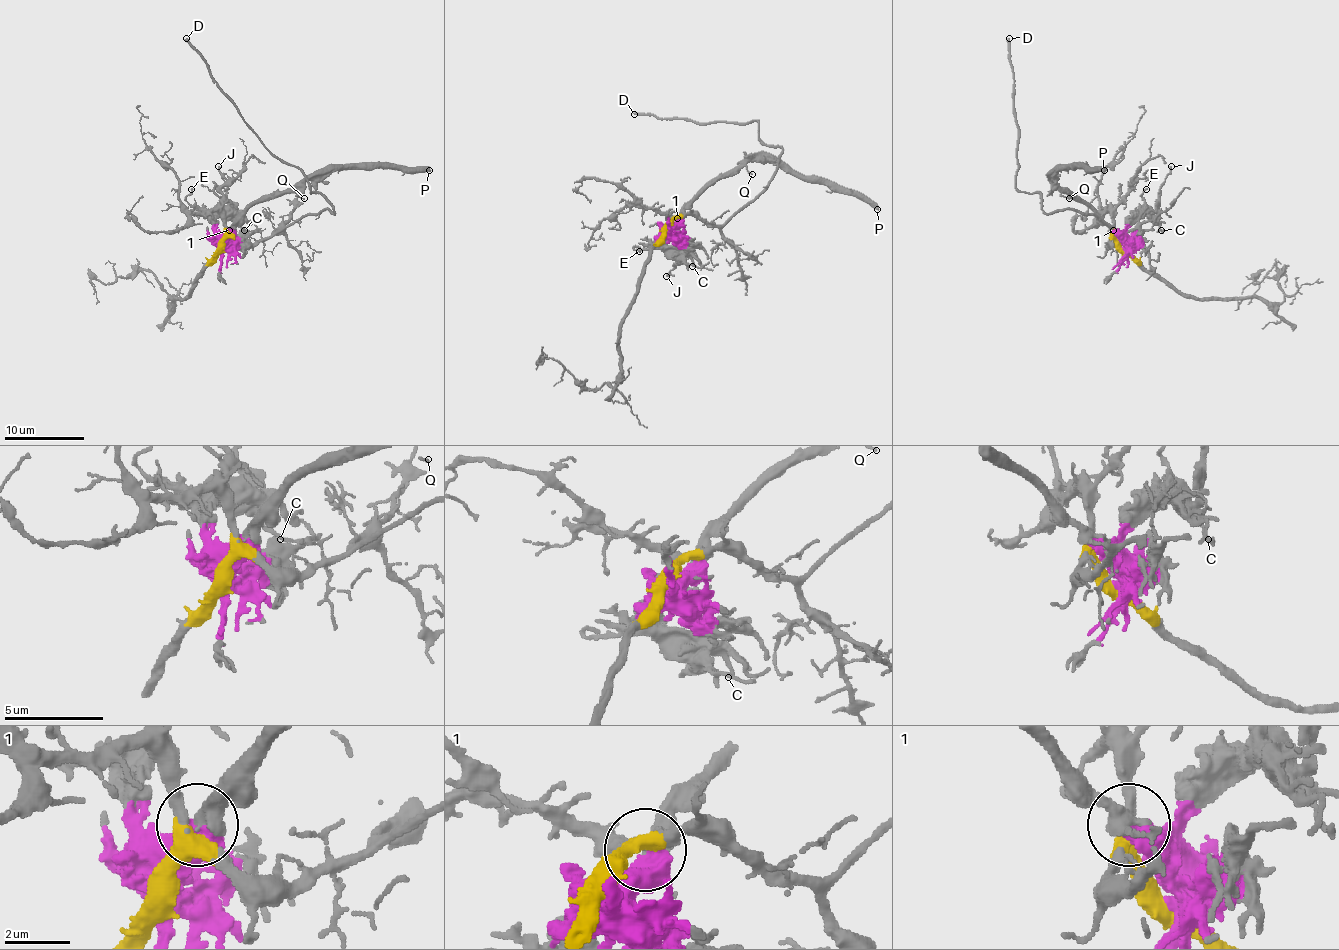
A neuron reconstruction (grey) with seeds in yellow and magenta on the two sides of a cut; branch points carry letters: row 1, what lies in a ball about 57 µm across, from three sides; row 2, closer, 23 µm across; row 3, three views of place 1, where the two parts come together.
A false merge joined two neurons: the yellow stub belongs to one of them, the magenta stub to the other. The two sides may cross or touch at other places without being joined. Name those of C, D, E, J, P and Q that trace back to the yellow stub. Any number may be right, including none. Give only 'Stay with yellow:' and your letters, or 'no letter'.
Stay with yellow: D

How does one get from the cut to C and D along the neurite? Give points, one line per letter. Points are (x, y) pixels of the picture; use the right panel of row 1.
C: (1124, 249), (1126, 225), (1138, 213), (1144, 213), (1160, 231)
D: (1124, 249), (1112, 237), (1110, 243), (1120, 235), (1096, 217), (1044, 211), (1038, 193), (1016, 187), (1008, 39)

